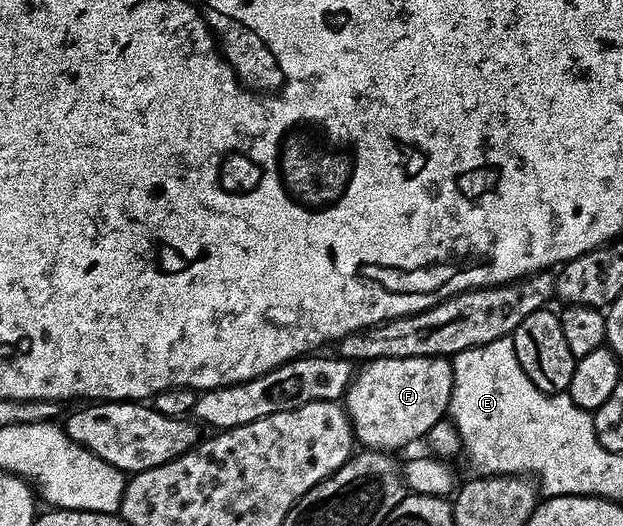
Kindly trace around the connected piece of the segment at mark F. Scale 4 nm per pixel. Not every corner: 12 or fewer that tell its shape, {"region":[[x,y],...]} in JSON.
{"region":[[448,357],[377,358],[345,397],[364,449],[394,453],[448,415]]}

